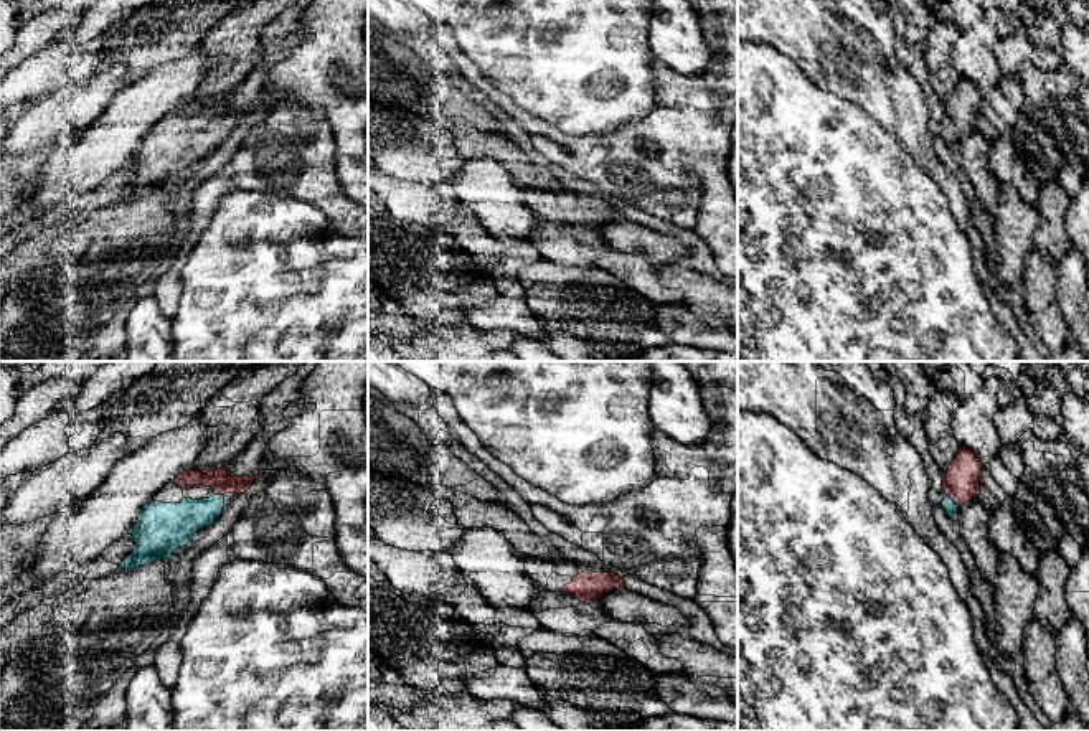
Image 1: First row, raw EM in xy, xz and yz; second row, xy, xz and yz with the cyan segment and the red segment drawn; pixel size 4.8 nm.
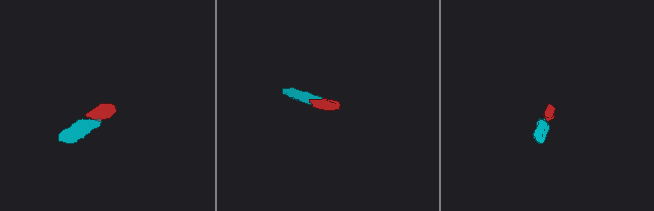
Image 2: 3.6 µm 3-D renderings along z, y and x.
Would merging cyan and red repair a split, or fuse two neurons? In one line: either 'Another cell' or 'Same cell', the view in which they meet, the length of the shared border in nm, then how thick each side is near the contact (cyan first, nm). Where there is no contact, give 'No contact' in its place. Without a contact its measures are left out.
Same cell. Touches cyan in yz. Shared border 90 nm. Thickness 70 nm (cyan) against 180 nm

